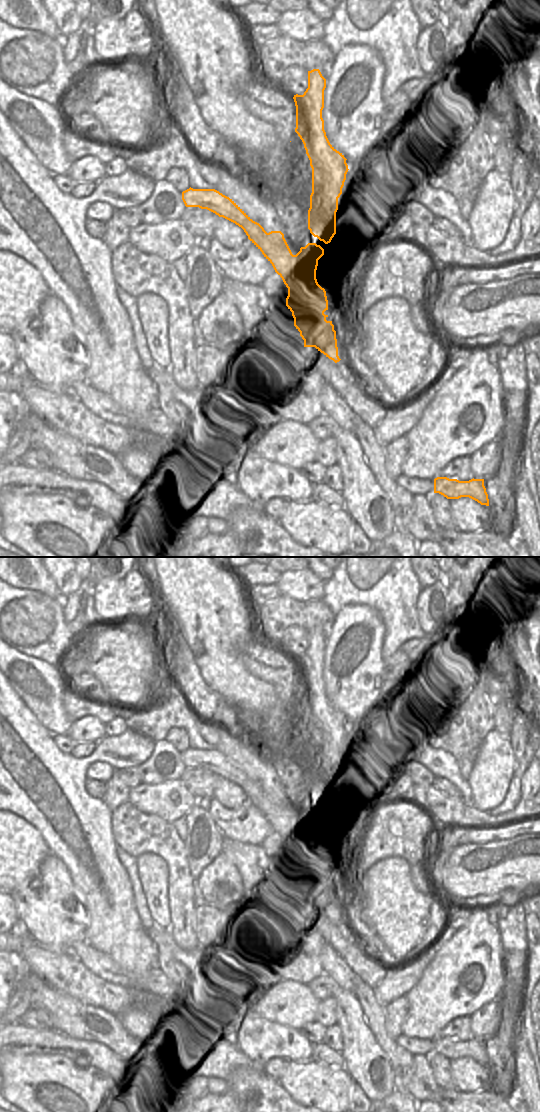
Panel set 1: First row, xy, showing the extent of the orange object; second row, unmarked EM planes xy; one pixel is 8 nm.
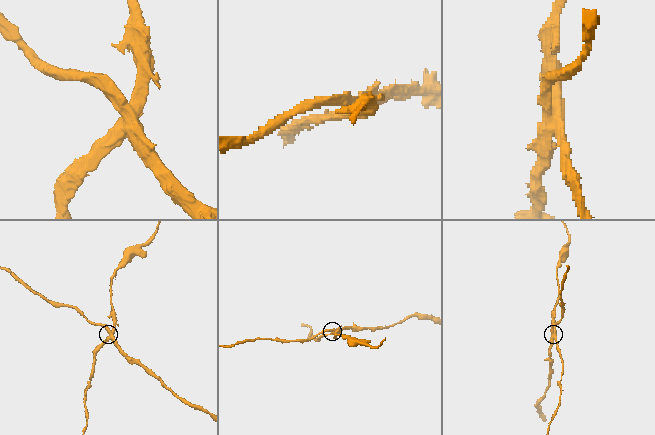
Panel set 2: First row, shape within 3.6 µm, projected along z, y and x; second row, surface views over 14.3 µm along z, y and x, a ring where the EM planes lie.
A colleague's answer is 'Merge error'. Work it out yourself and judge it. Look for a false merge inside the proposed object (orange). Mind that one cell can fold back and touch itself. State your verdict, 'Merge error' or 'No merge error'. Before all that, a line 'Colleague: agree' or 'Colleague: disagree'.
Colleague: agree
Merge error

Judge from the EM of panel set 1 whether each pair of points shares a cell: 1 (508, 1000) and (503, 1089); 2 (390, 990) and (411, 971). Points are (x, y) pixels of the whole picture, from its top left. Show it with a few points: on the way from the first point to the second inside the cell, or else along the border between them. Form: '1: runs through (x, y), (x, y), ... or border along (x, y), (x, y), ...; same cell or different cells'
1: runs through (507, 1022), (503, 1067); same cell
2: runs through (395, 985), (406, 975); same cell

